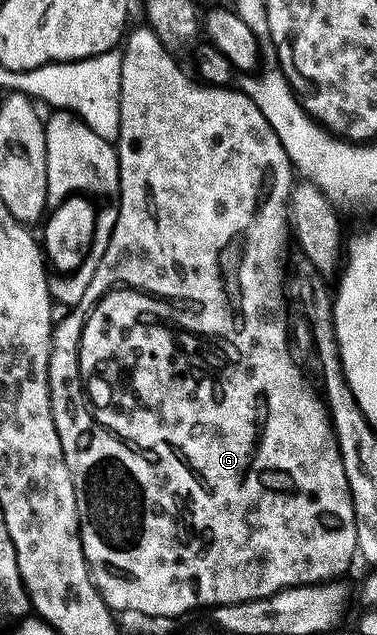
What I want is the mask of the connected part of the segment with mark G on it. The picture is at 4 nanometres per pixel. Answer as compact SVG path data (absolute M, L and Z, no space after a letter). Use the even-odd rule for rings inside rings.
M145 24L139 26L139 30L131 29L125 35L124 45L120 50L122 126L118 129L116 143L120 172L116 199L118 207L116 224L112 228L108 248L104 256L100 256L100 264L96 272L92 272L92 284L84 288L84 296L80 296L78 303L69 307L65 311L66 315L62 319L59 317L54 323L50 336L48 384L56 432L64 448L64 460L72 476L72 488L76 492L78 535L82 538L86 567L90 570L90 581L111 611L131 610L134 614L170 618L173 614L186 614L197 606L206 606L205 608L227 606L272 596L276 592L287 590L289 586L308 586L337 579L349 568L350 561L353 558L355 560L358 546L353 496L349 492L348 479L344 472L338 437L334 434L330 411L327 409L323 395L310 387L309 380L302 375L301 368L294 363L294 358L290 355L290 352L292 353L291 331L288 329L288 323L286 324L286 310L282 307L282 265L284 267L287 265L286 245L289 242L291 245L292 242L290 191L296 185L296 171L290 164L288 152L284 152L284 144L280 144L280 136L272 132L272 124L268 124L264 112L260 112L258 105L245 92L238 88L232 90L229 85L203 84L189 74L190 79L178 67L177 60L170 58L171 51L163 46L154 31ZM117 282L122 286L135 286L138 290L110 290L98 302L98 297ZM193 298L198 298L200 302L224 302L222 298L244 298L244 324L240 326L238 332L236 328L228 328L232 332L228 340L232 346L236 346L232 350L244 352L244 364L204 364L204 358L198 352L200 332L190 330L190 318L182 318L182 305ZM118 330L122 330L122 334L134 334L134 342L146 342L146 338L150 338L150 342L158 342L158 346L154 346L154 354L150 354L150 362L142 362L142 366L134 362L134 374L130 374L130 362L122 362L122 358L106 358L106 374L102 374L102 358L94 358L94 350L90 350L90 358L86 358L86 342L80 342L81 335L85 338L98 338L98 334L118 334ZM80 372L88 372L90 394L94 394L94 402L98 405L98 415L102 417L102 422L106 422L106 426L114 426L118 434L129 436L136 444L136 453L130 454L130 450L122 450L122 446L118 446L114 438L106 438L106 434L102 434L102 430L98 430L98 426L90 422L90 414L86 414L86 406L82 406L82 394L78 394ZM130 382L134 382L138 390L122 390L122 386L130 386Z

